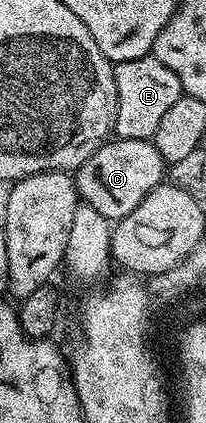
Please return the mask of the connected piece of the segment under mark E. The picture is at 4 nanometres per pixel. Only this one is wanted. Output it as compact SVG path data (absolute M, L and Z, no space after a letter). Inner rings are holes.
M152 56L118 62L113 67L113 75L117 93L113 134L127 140L152 139L155 128L159 128L159 123L171 108L171 104L183 97L179 76L175 76L175 72L167 68L167 64L159 64L159 60Z

